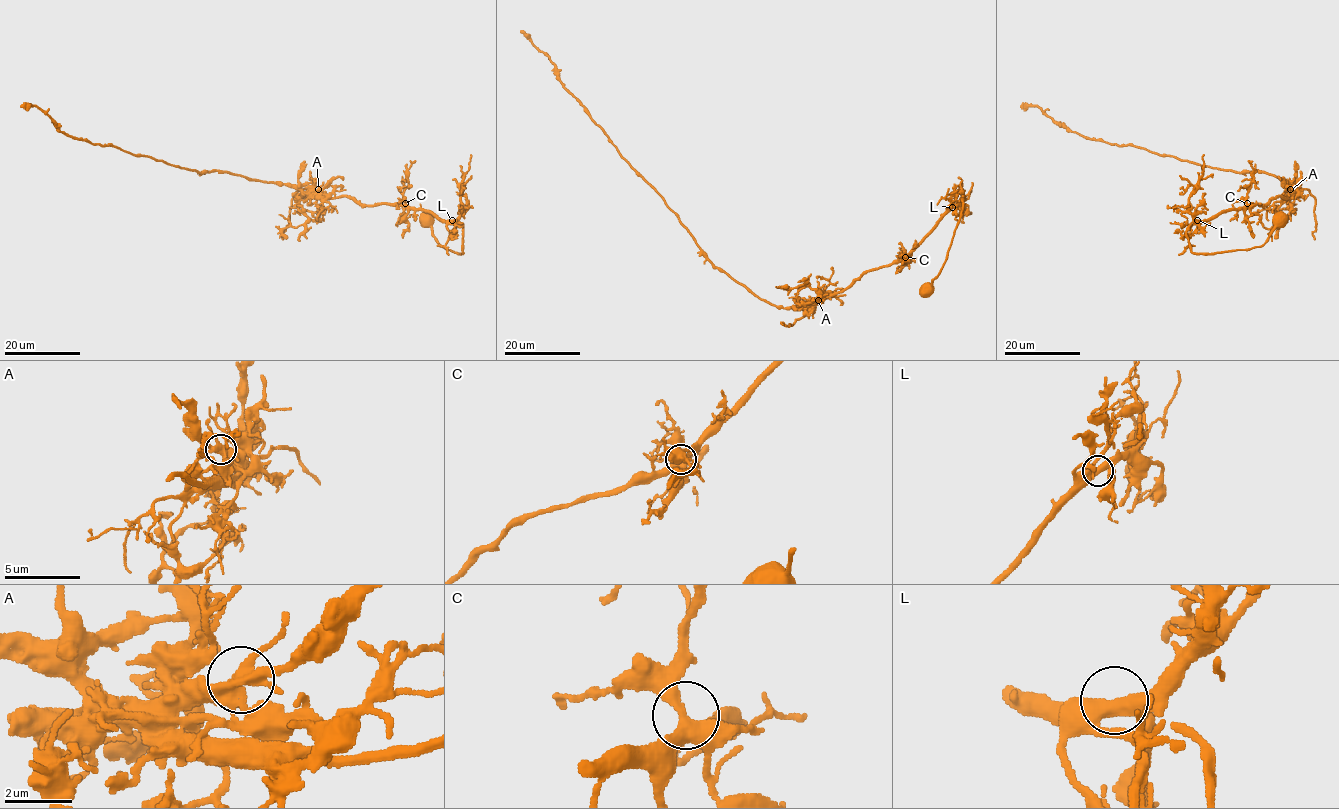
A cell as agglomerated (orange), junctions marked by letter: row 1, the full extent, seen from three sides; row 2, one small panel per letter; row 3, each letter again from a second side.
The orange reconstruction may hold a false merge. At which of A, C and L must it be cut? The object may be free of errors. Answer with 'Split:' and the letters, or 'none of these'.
Split: A

